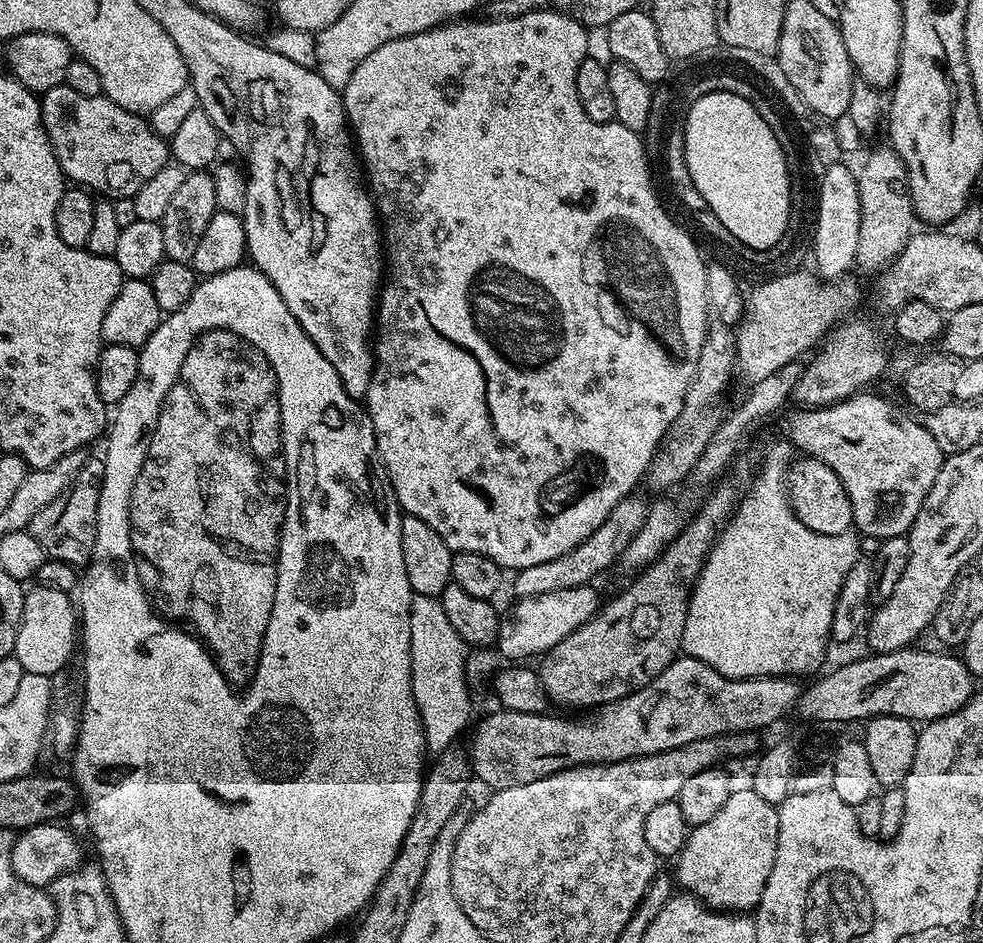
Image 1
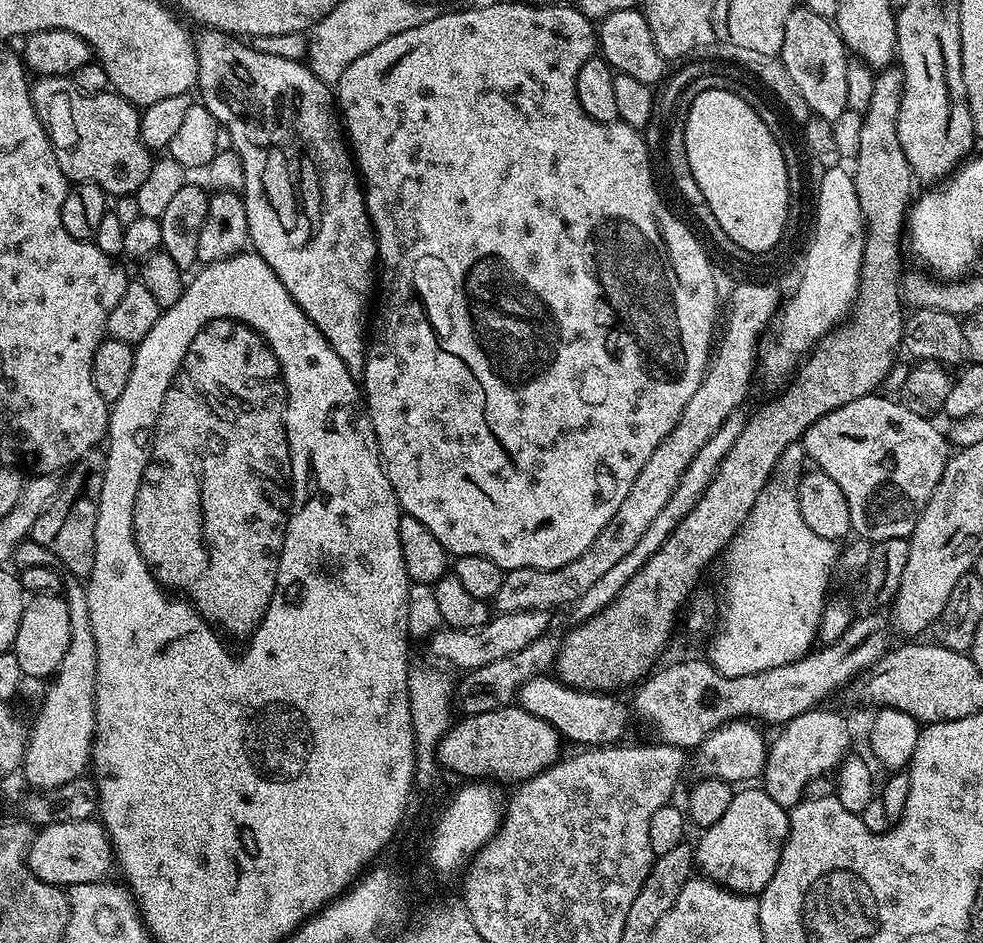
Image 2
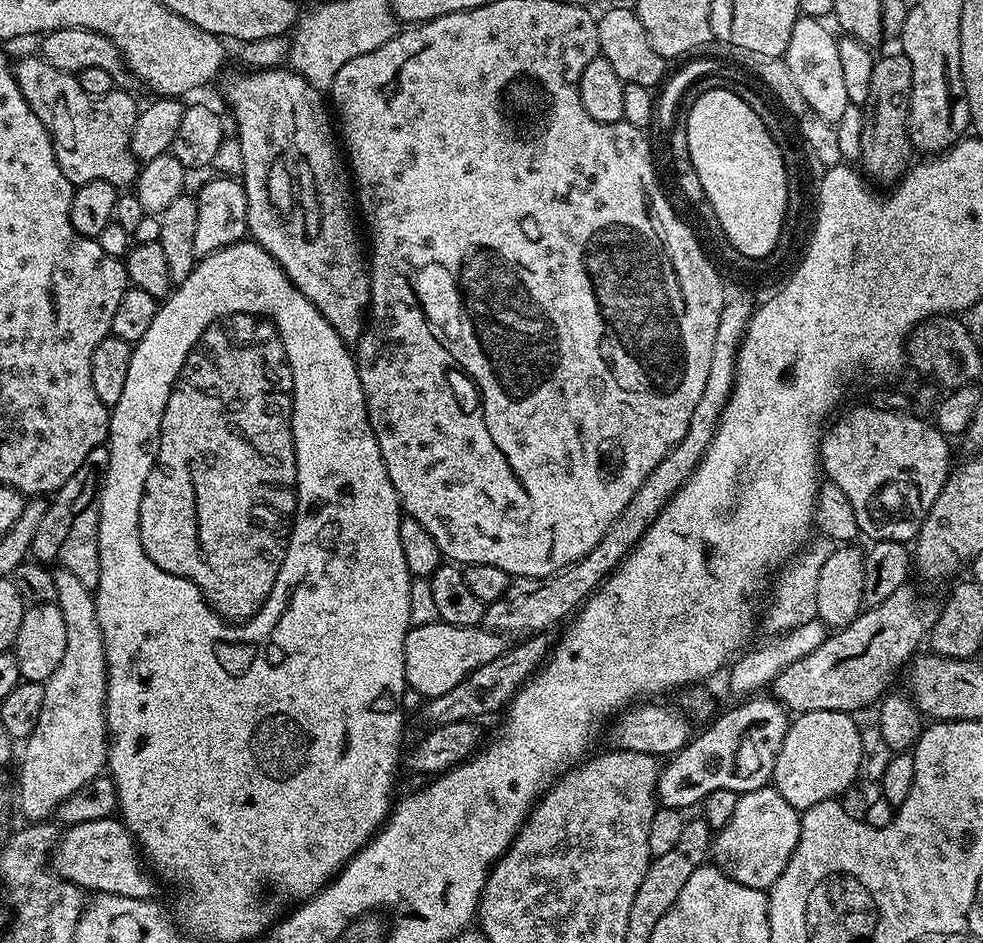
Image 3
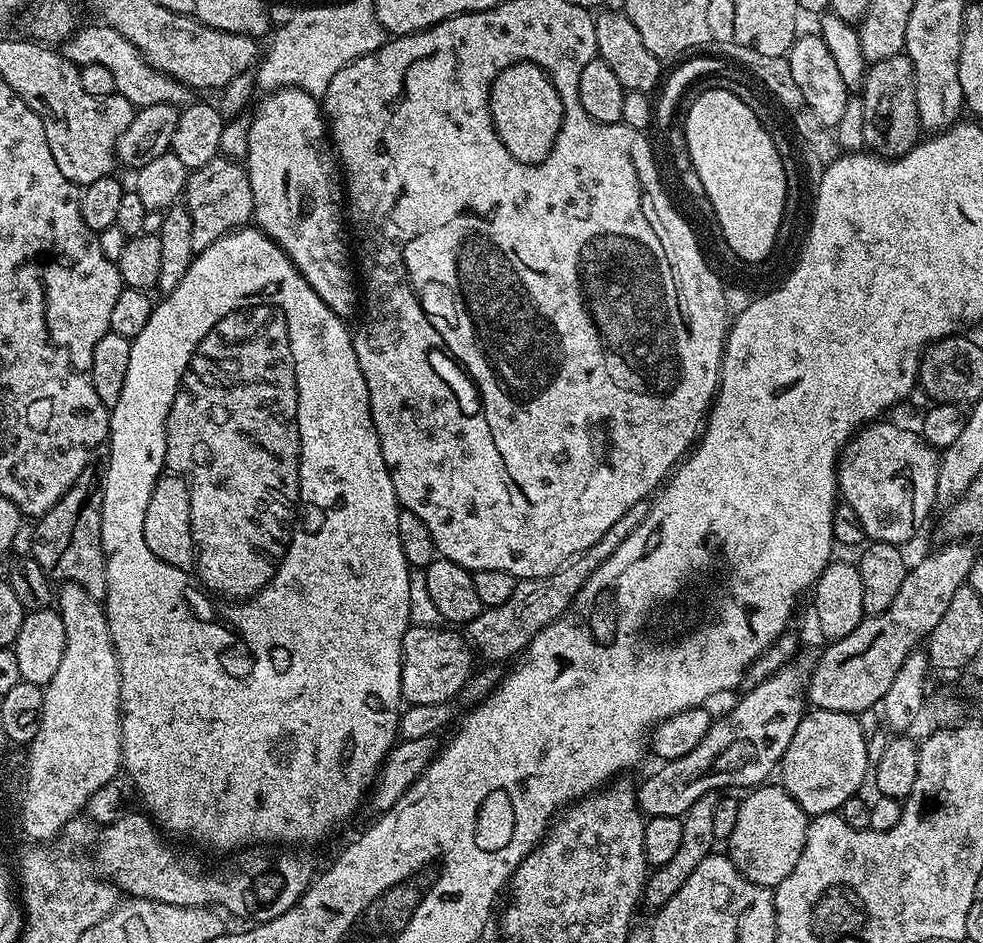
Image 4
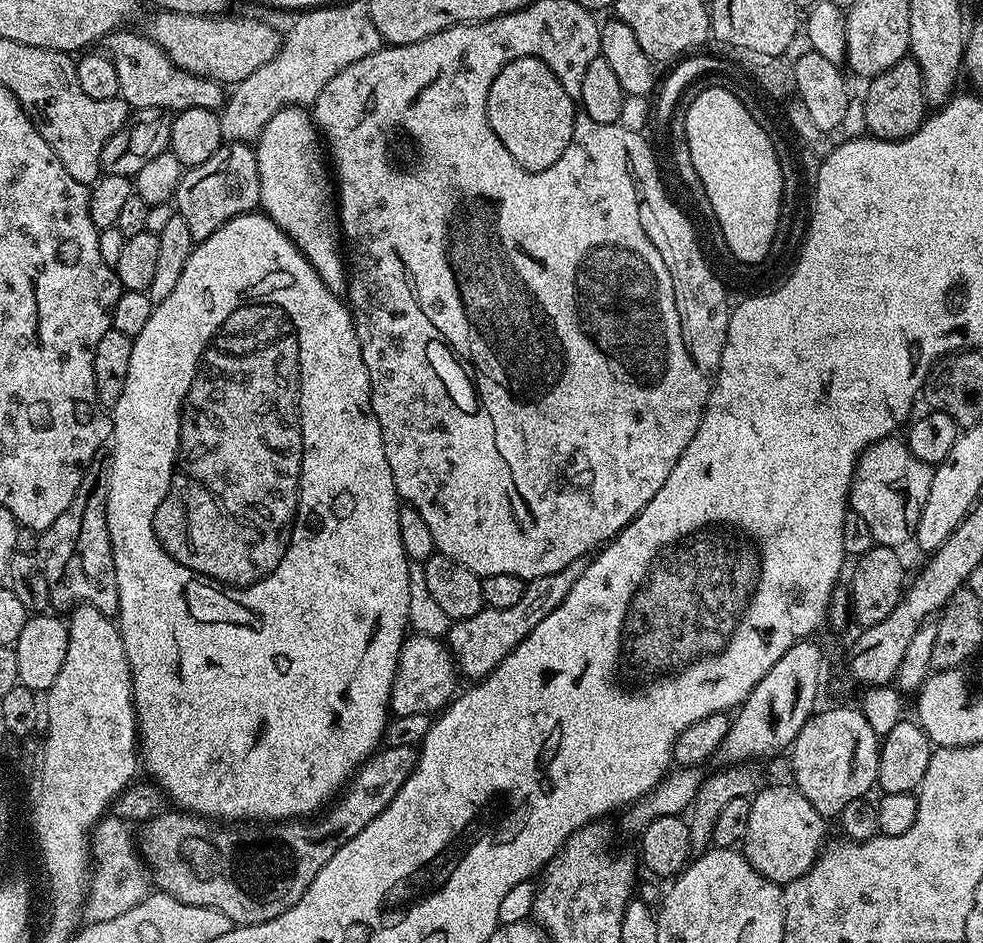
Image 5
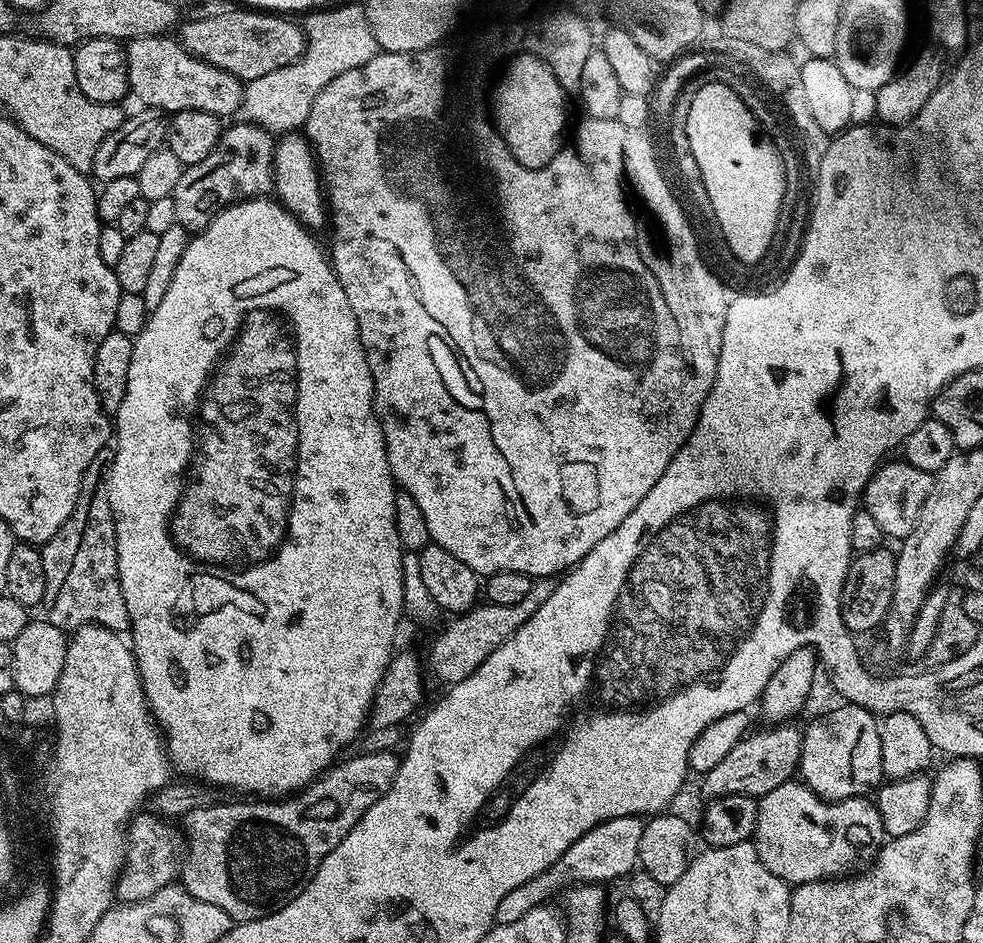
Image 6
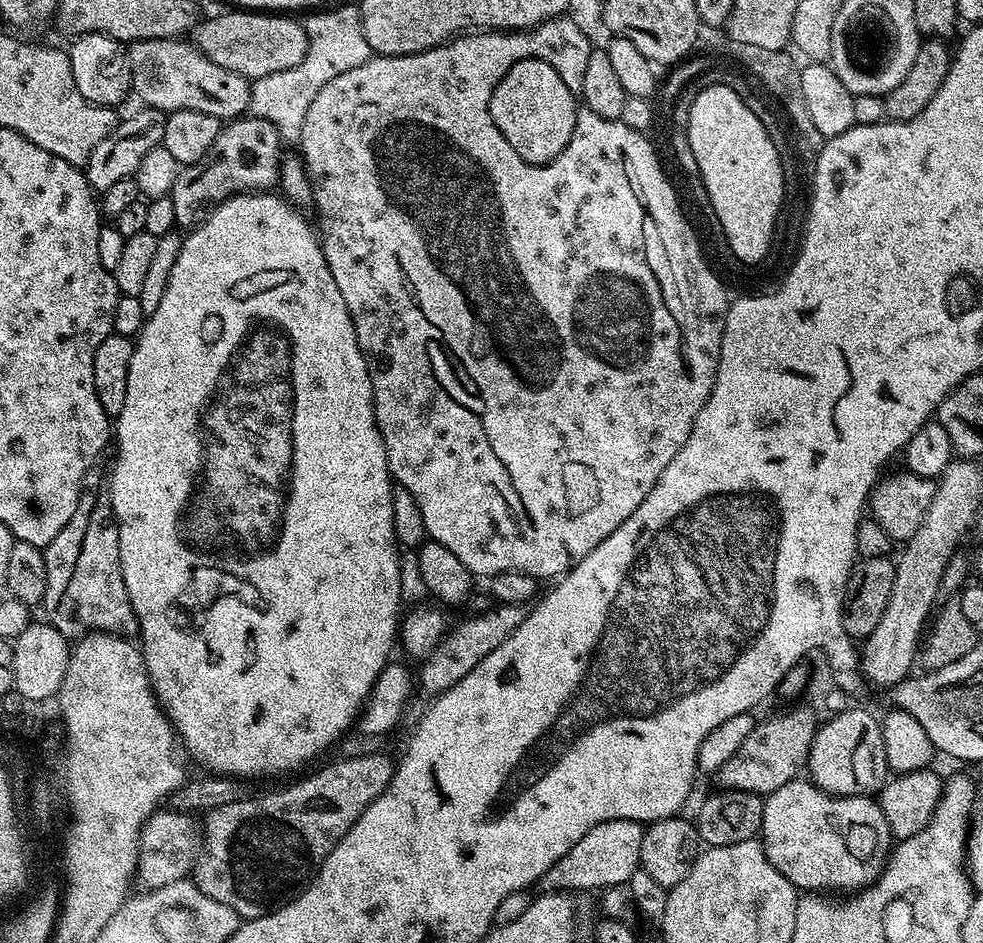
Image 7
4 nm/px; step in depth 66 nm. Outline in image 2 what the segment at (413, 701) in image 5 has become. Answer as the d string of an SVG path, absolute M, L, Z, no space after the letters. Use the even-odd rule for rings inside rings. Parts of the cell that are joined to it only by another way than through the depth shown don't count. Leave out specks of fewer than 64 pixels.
M547 611L535 612L504 612L496 614L481 628L450 628L445 627L439 632L432 633L430 643L440 660L461 668L461 673L468 673L473 668L486 666L507 655L515 654L518 650L525 649L530 642L538 638L548 629L550 616Z

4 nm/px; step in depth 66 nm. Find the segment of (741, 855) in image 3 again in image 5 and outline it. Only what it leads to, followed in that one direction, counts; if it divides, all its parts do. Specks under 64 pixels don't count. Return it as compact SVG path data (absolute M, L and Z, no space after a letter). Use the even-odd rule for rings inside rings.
M791 783L772 784L761 787L755 796L751 797L752 809L748 834L742 841L744 857L766 878L770 878L781 886L797 880L815 862L820 849L826 843L824 824L826 817Z

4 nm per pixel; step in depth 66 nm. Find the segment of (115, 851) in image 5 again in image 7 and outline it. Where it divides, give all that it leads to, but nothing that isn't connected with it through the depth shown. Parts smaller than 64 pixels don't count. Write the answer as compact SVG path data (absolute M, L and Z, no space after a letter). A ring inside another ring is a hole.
M158 810L152 815L140 832L140 861L136 864L136 876L148 890L185 879L195 869L206 844L201 821L199 824L195 815L177 810L164 811Z

